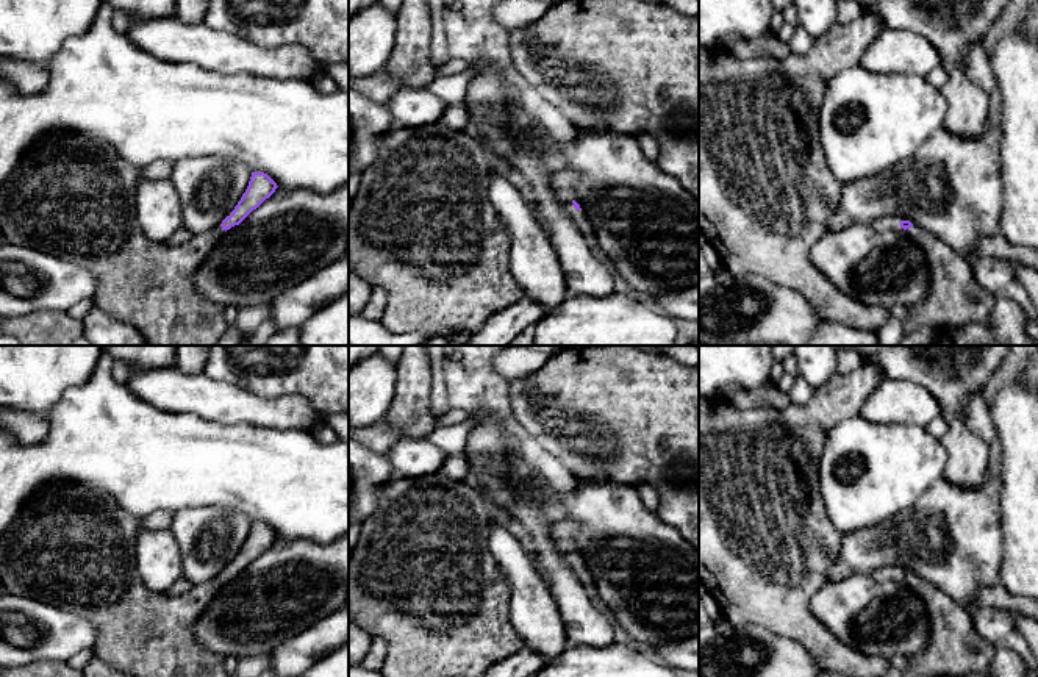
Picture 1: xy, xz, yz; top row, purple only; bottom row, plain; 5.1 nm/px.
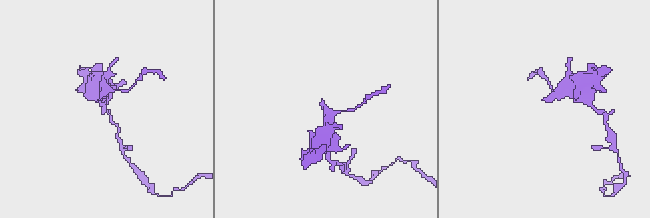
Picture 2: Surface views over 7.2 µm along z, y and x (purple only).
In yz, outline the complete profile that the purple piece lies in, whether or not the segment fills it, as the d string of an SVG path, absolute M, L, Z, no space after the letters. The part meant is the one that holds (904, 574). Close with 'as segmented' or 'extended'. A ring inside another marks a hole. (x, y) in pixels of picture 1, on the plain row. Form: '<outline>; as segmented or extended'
M880 569L872 577L877 582L902 578L919 594L929 613L929 646L908 657L904 677L960 677L990 666L996 646L975 633L974 614L955 599L922 578L915 580L910 571Z; extended

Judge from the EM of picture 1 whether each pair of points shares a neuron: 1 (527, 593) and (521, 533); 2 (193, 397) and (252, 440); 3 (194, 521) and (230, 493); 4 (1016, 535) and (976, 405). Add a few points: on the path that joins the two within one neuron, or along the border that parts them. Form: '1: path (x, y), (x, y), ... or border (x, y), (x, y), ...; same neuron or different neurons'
1: border (494, 522), (521, 544), (543, 577); different neurons
2: border (196, 416), (224, 424), (255, 422), (269, 426); different neurons
3: border (177, 512), (225, 507), (247, 518); different neurons
4: border (988, 407), (998, 433); different neurons

